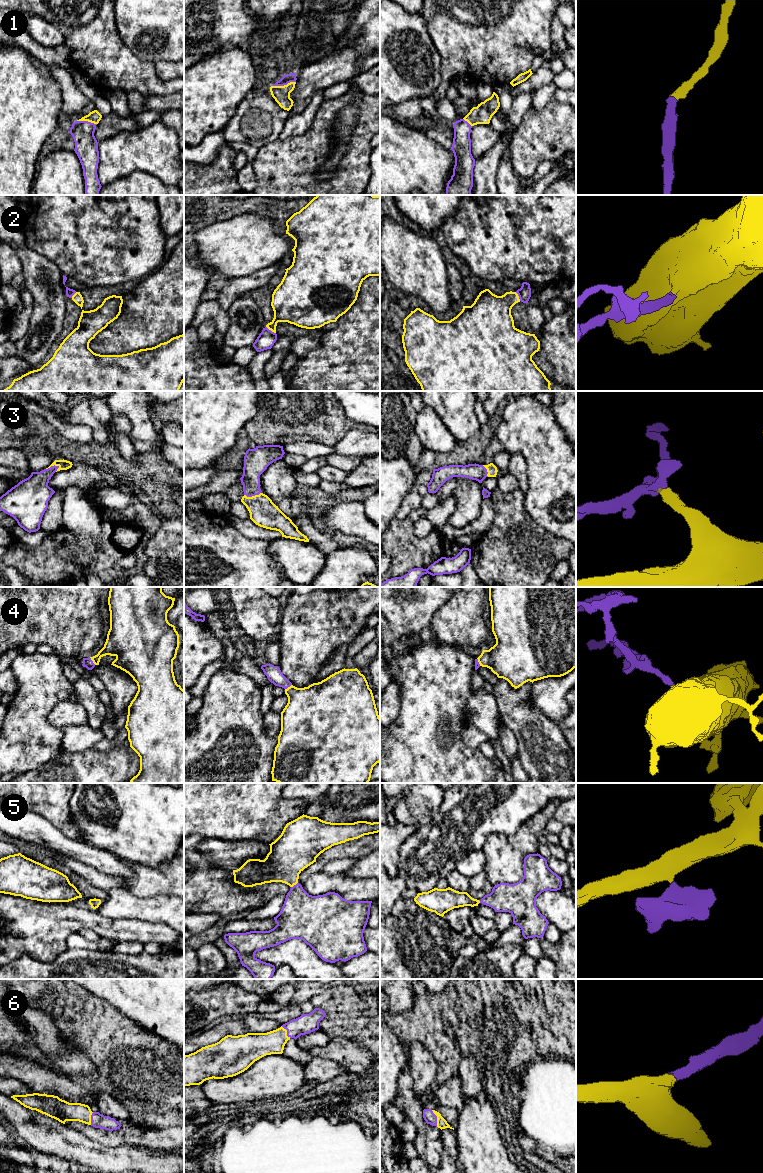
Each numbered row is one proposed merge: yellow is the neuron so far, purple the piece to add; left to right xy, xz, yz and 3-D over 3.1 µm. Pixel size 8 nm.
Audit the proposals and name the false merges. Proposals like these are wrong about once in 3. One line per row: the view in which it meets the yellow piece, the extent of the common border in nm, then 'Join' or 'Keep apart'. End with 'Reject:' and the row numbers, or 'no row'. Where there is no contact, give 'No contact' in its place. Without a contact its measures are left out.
1: Touches yellow in xz. Shared border 200 nm. Join
2: Touches yellow in xz. Shared border 100 nm. Join
3: Touches yellow in xy. Shared border 110 nm. Join
4: Touches yellow in xy. Shared border 80 nm. Join
5: Touches yellow in xz. Shared border 70 nm. Join
6: Touches yellow in yz. Shared border 140 nm. Join
Reject: no row

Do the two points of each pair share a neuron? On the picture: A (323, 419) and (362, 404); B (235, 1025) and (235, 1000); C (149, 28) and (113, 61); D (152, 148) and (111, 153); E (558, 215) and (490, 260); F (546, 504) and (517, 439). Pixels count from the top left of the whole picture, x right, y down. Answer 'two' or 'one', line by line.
A: two
B: two
C: two
D: one
E: one
F: one

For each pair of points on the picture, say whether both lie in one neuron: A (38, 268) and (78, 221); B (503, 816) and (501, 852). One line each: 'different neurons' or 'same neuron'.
A: different neurons
B: different neurons

